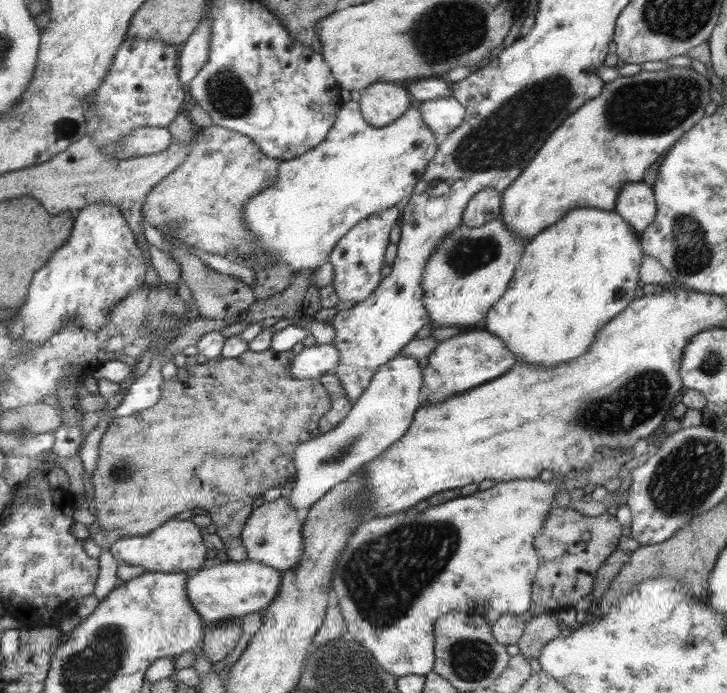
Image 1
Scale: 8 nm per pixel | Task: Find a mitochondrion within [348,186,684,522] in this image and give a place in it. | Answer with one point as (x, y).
(635, 401)

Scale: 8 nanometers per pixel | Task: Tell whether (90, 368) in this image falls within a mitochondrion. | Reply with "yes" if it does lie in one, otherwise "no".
no

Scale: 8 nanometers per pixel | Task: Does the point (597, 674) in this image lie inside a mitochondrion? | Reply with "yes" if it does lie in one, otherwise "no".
no

